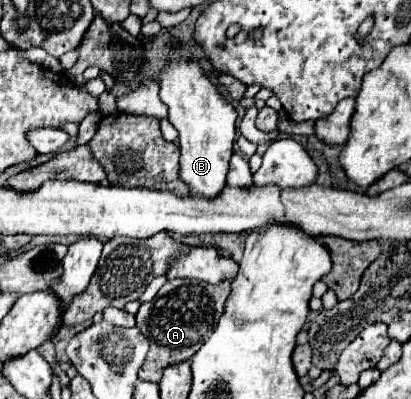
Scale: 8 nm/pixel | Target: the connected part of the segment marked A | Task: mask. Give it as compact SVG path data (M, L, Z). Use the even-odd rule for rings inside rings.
M173 279L167 281L151 301L143 303L135 317L137 329L149 341L149 353L145 365L139 369L139 379L159 383L165 367L191 359L193 353L197 353L197 349L211 337L215 329L215 313L219 319L229 291L229 281L221 281L221 285L209 285L193 279Z

